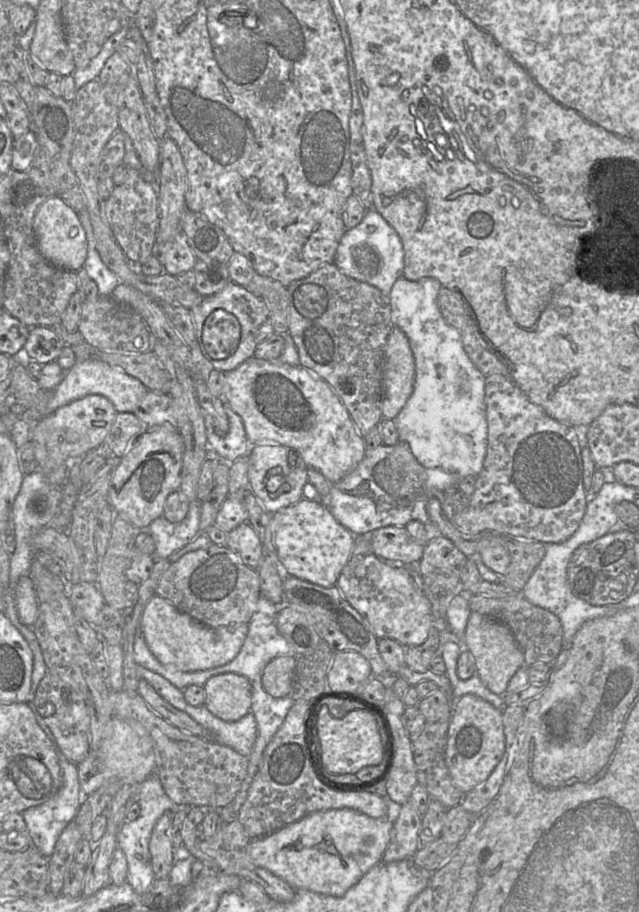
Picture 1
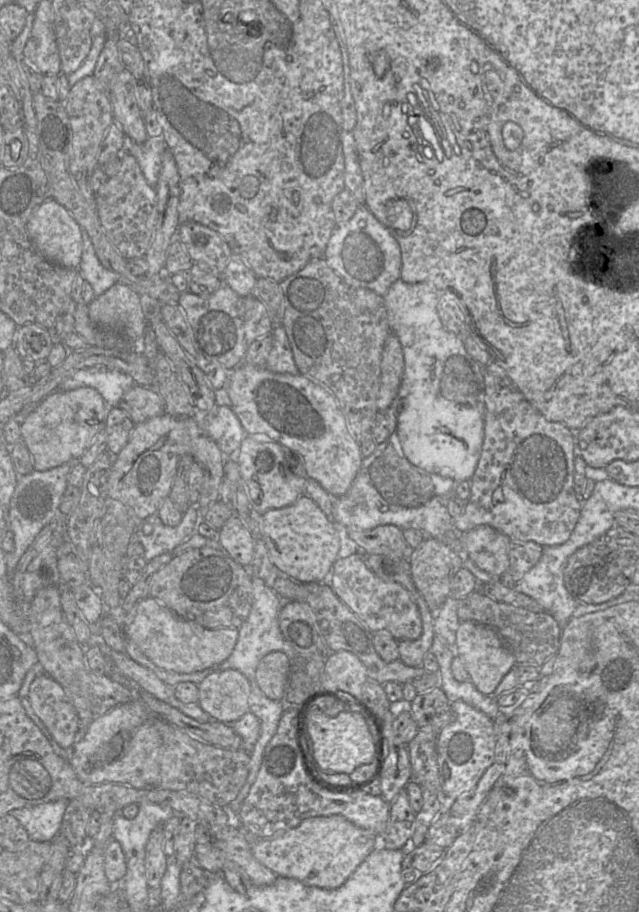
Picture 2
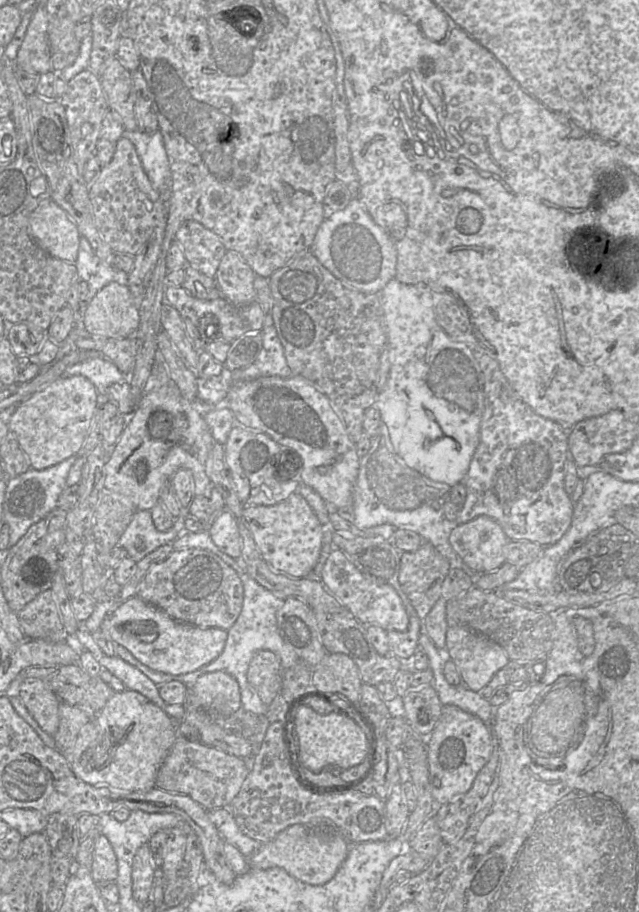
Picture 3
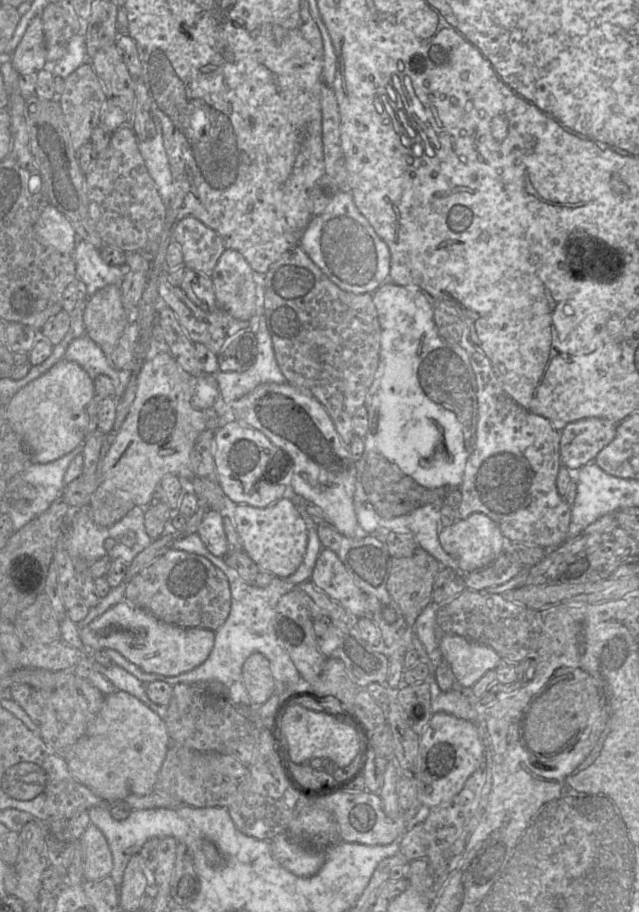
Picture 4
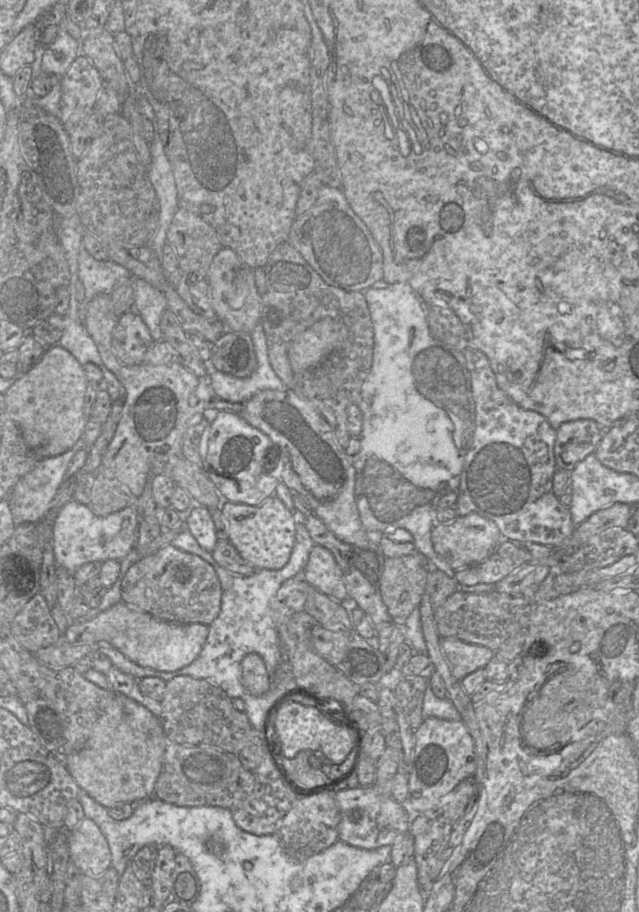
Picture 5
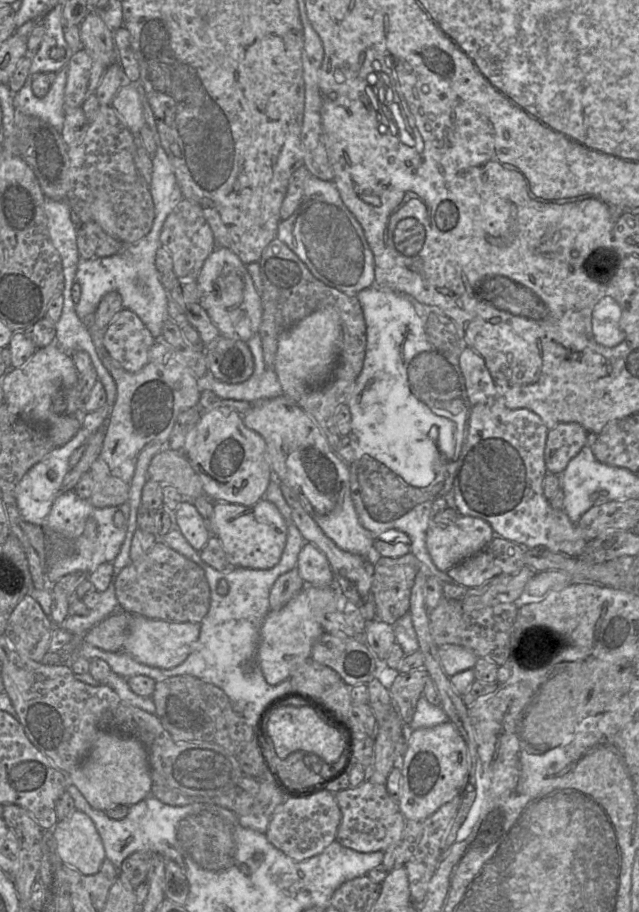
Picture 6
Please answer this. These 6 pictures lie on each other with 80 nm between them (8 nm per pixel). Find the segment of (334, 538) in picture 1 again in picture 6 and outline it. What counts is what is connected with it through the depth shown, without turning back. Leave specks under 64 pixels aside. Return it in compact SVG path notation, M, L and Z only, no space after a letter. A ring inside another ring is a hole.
M266 499L250 506L215 502L211 533L220 540L227 560L233 566L267 570L275 567L281 559L287 540L287 524L278 508Z

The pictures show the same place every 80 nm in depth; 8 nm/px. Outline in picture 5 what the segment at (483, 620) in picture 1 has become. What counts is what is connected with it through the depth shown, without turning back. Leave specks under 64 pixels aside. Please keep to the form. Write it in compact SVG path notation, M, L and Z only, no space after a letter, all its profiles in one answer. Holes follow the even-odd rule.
M456 638L441 639L441 651L451 674L458 681L478 669L483 669L494 657L490 649Z

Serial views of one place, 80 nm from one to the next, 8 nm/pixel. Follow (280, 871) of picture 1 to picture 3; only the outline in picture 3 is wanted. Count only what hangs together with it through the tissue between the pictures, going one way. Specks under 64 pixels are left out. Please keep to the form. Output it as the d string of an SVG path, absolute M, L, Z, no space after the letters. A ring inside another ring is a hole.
M302 824L286 828L276 838L262 843L249 859L252 868L281 868L296 879L309 885L323 885L337 873L346 859L350 843L337 832L313 830Z

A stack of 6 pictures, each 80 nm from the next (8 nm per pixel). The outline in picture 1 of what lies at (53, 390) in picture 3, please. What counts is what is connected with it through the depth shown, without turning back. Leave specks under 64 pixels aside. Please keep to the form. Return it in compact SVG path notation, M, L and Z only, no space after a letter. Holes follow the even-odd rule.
M87 395L44 416L31 428L31 441L38 470L47 472L65 462L83 457L104 442L117 415L113 404L104 396Z

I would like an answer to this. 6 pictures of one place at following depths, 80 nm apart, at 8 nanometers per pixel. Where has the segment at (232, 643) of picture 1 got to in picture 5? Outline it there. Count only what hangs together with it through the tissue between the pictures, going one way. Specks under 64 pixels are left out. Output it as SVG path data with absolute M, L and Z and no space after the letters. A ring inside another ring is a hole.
M120 602L99 614L96 618L82 624L70 624L62 634L62 641L68 644L111 645L121 651L136 664L161 672L174 672L191 664L200 654L209 633L205 624L178 624L159 620L152 615L141 612Z

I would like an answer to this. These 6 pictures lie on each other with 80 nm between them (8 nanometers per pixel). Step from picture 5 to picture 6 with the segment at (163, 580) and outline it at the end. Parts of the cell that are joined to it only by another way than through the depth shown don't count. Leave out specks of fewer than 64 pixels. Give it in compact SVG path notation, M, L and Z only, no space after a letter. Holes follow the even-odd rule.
M160 540L141 560L123 568L114 586L118 609L149 619L200 623L210 607L211 592L204 570Z

